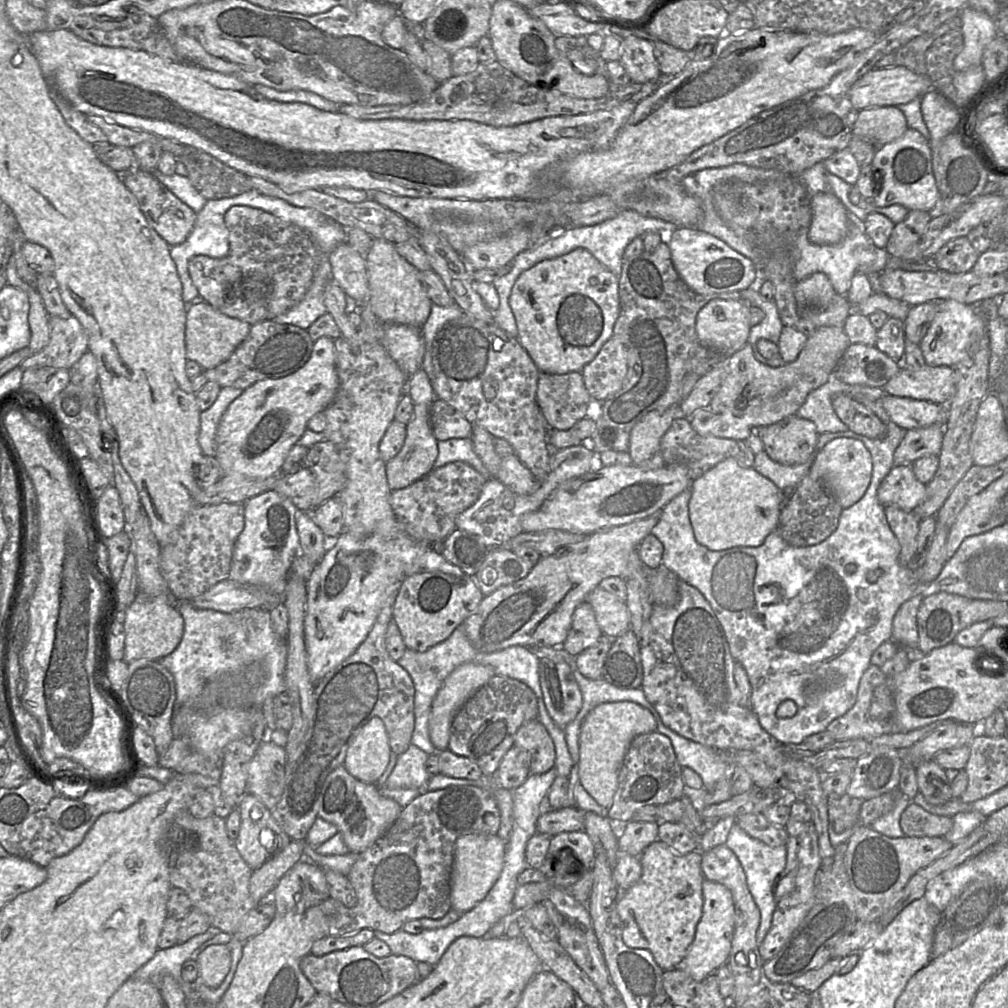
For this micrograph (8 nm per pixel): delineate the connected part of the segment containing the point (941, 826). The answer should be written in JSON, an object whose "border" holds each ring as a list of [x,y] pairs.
{"border":[[[912,800],[901,815],[900,826],[905,836],[944,837],[951,830],[953,819],[932,814]]]}

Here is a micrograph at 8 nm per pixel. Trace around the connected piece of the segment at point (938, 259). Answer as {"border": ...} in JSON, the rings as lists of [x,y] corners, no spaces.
{"border":[[[962,236],[948,241],[933,256],[934,267],[952,273],[971,271],[979,257],[979,252],[967,237]]]}

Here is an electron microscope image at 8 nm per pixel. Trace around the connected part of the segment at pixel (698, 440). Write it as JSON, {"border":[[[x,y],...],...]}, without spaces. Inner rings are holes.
{"border":[[[684,416],[674,419],[671,426],[662,436],[660,452],[665,464],[679,464],[684,466],[692,481],[698,479],[708,470],[727,458],[734,458],[744,467],[752,467],[755,458],[755,454],[745,440],[702,436],[693,429],[690,418]]]}

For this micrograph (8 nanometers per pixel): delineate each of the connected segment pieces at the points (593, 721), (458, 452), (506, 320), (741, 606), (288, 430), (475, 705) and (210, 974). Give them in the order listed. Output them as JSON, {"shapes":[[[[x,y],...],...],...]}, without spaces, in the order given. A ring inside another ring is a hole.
{"shapes":[[[[635,702],[602,703],[586,715],[579,736],[578,777],[582,786],[601,806],[609,809],[613,803],[620,768],[632,740],[656,729],[652,713]]],[[[451,438],[445,441],[437,440],[438,455],[434,467],[442,467],[454,461],[463,461],[471,465],[487,480],[491,477],[488,470],[473,450],[473,443],[469,438]]],[[[621,210],[615,217],[604,220],[601,223],[590,226],[575,226],[559,231],[554,236],[546,238],[535,246],[516,255],[510,263],[508,273],[492,282],[499,296],[499,306],[493,311],[495,323],[509,336],[514,338],[517,337],[518,330],[514,315],[509,306],[509,296],[512,286],[518,276],[538,262],[564,255],[576,248],[584,248],[588,250],[604,267],[619,277],[621,274],[622,263],[624,261],[624,250],[631,240],[636,237],[643,237],[648,232],[658,232],[662,237],[662,242],[668,243],[672,233],[677,227],[678,226],[672,222],[645,216],[633,210]]],[[[872,481],[858,502],[842,510],[836,530],[824,541],[806,547],[789,545],[780,536],[778,530],[774,530],[766,537],[764,543],[758,547],[742,546],[721,551],[709,550],[697,542],[694,536],[689,517],[690,487],[672,499],[661,510],[659,520],[650,532],[663,544],[662,566],[674,572],[679,579],[699,590],[709,602],[724,630],[732,657],[735,662],[740,663],[746,670],[751,685],[752,710],[757,716],[759,724],[768,734],[782,744],[804,743],[808,736],[825,731],[833,720],[843,716],[853,707],[857,699],[861,677],[871,665],[872,654],[883,642],[892,639],[892,622],[895,613],[905,601],[914,596],[917,586],[916,570],[903,566],[898,562],[901,546],[888,524],[884,506],[878,500],[877,491],[877,484],[875,485]],[[848,564],[856,565],[857,569],[854,573],[847,573],[845,567]],[[875,569],[880,569],[881,575],[874,582],[869,582],[867,574]],[[785,700],[791,700],[796,704],[796,713],[789,718],[779,718],[776,712],[779,705]]],[[[322,336],[314,342],[311,355],[301,368],[281,378],[257,381],[230,403],[219,421],[215,436],[215,458],[225,474],[237,472],[249,477],[267,478],[280,473],[287,453],[307,429],[309,419],[322,412],[336,396],[339,379],[335,358],[334,339]]],[[[493,676],[479,688],[455,715],[448,744],[451,752],[476,763],[484,777],[491,777],[508,750],[521,725],[538,719],[535,693],[523,682],[507,676]]],[[[227,944],[206,947],[197,958],[199,982],[217,988],[227,976],[231,965],[231,950]]]]}

